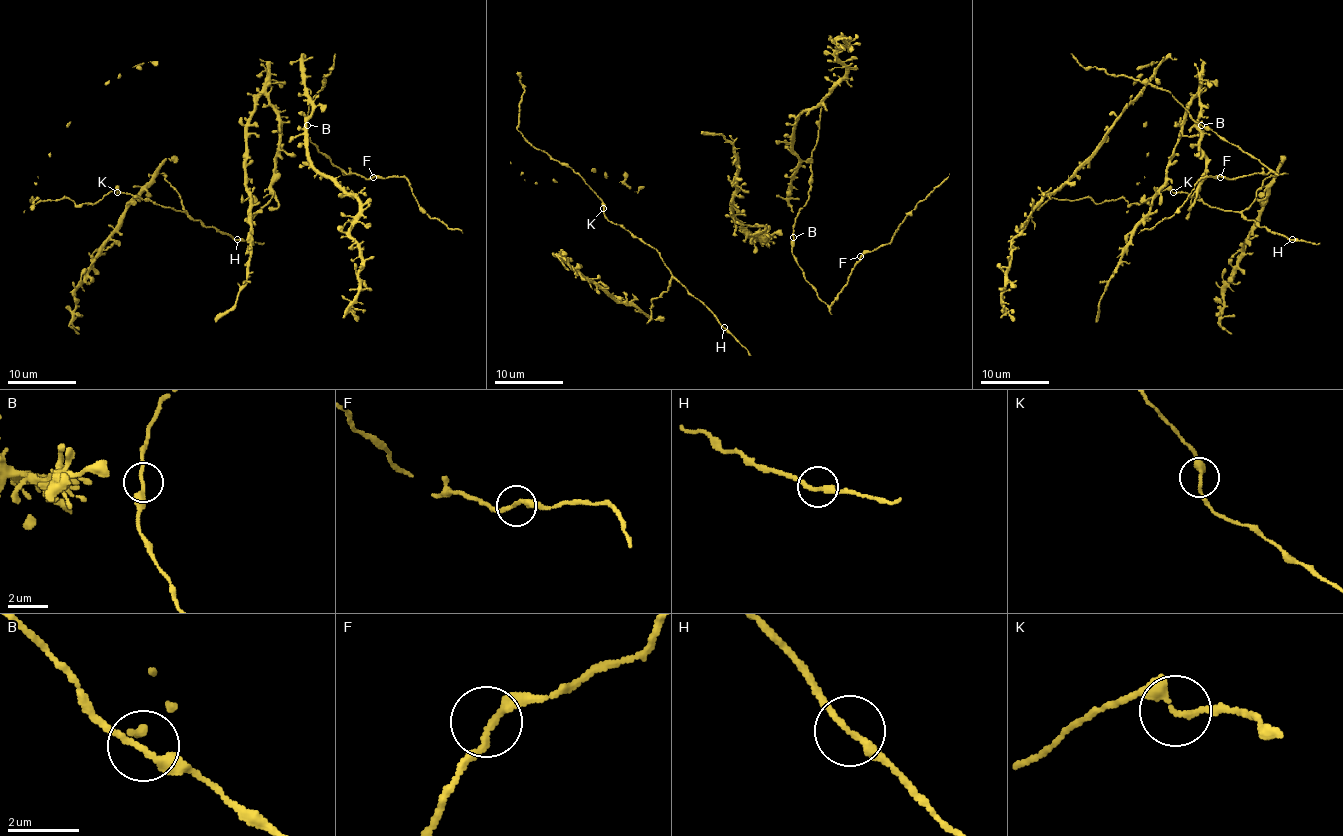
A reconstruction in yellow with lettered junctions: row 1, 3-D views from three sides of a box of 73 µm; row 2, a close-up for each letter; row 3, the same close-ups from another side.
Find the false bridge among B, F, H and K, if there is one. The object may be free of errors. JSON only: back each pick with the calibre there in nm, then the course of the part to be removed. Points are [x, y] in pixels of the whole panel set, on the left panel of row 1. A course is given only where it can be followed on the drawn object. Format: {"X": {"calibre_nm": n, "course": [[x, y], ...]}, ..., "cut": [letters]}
{"cut": []}

